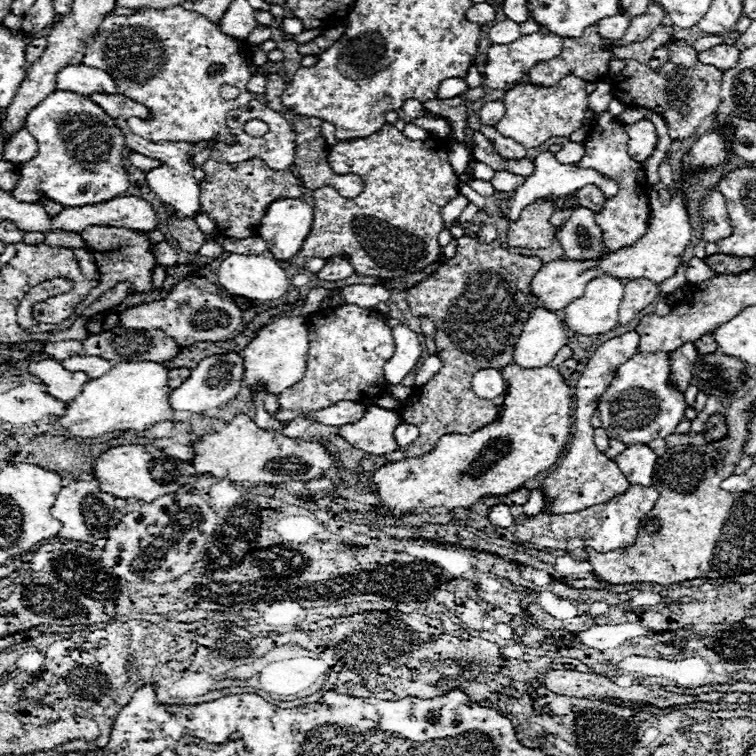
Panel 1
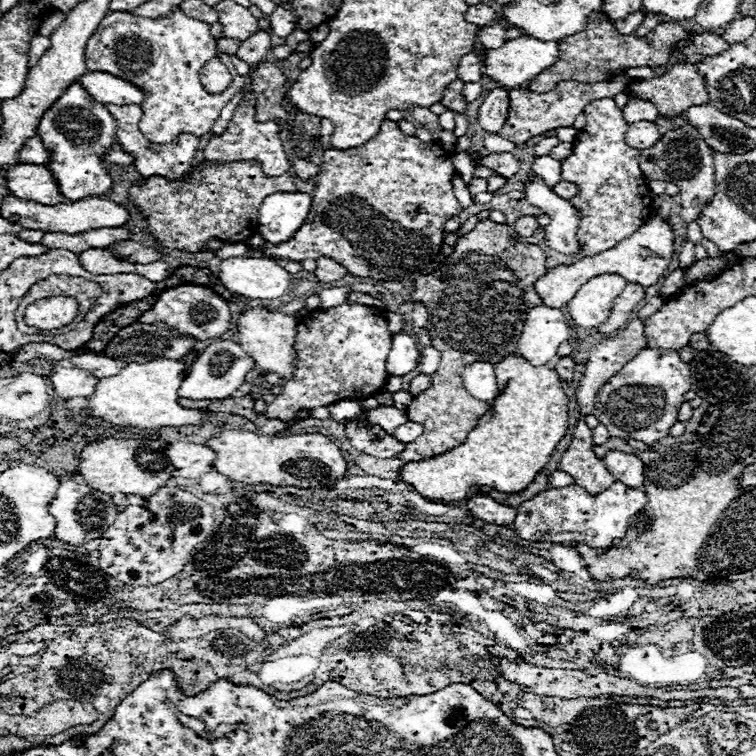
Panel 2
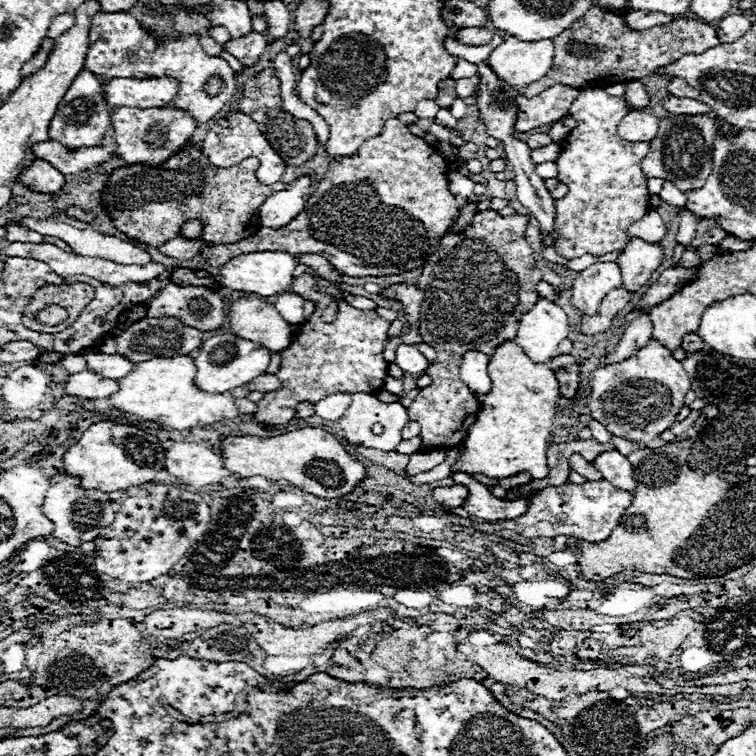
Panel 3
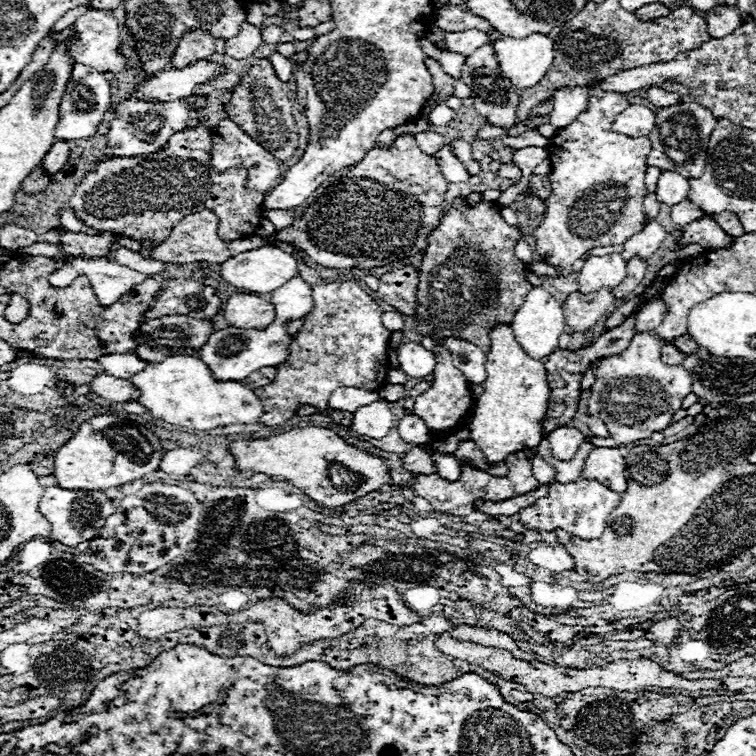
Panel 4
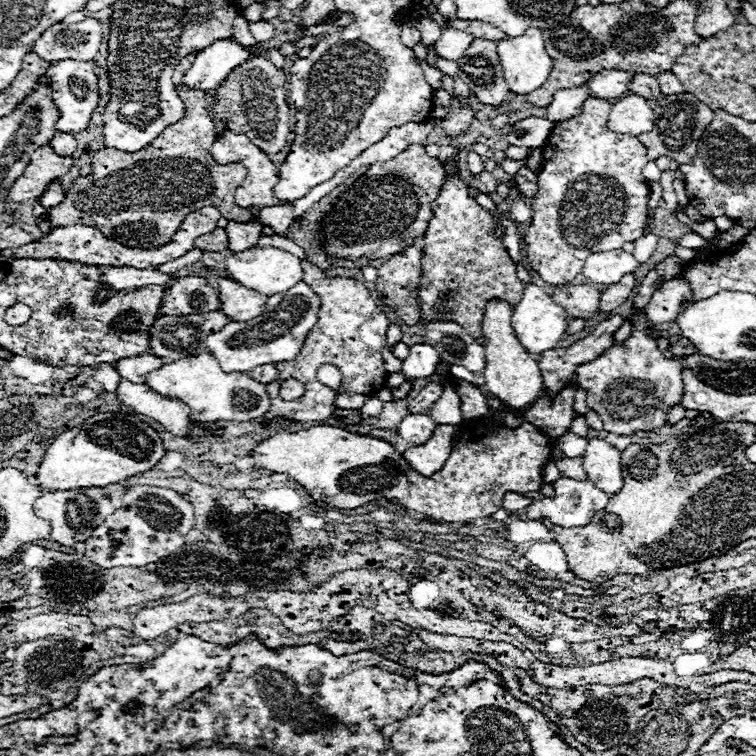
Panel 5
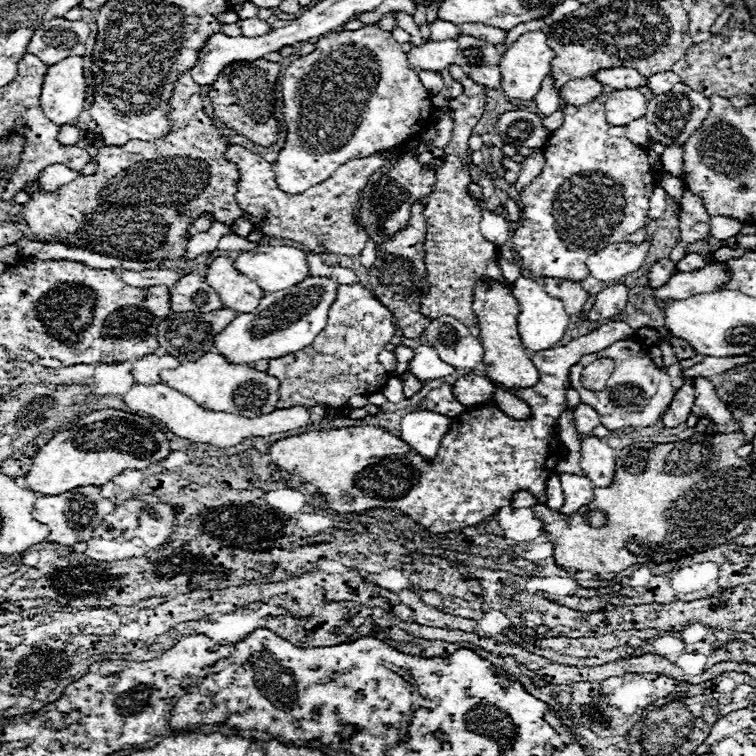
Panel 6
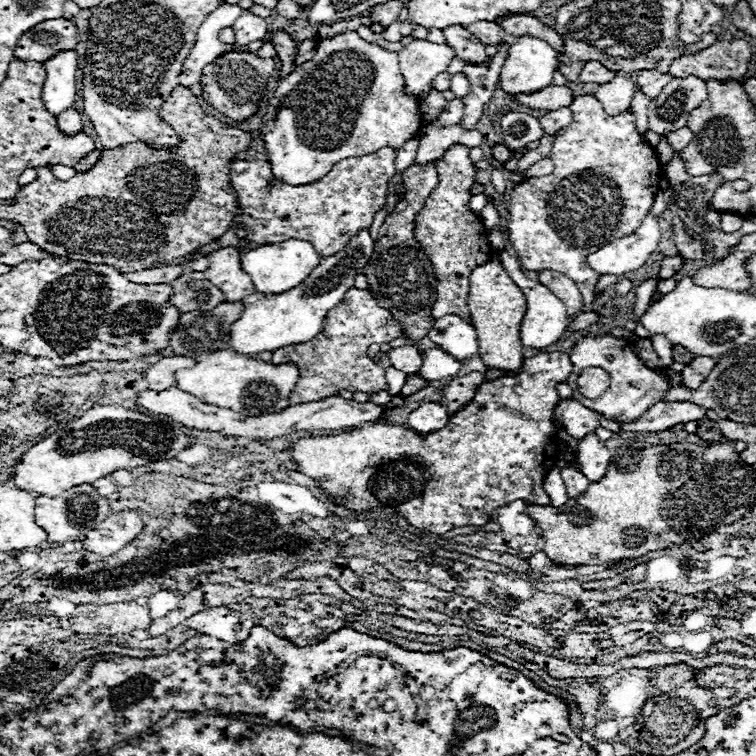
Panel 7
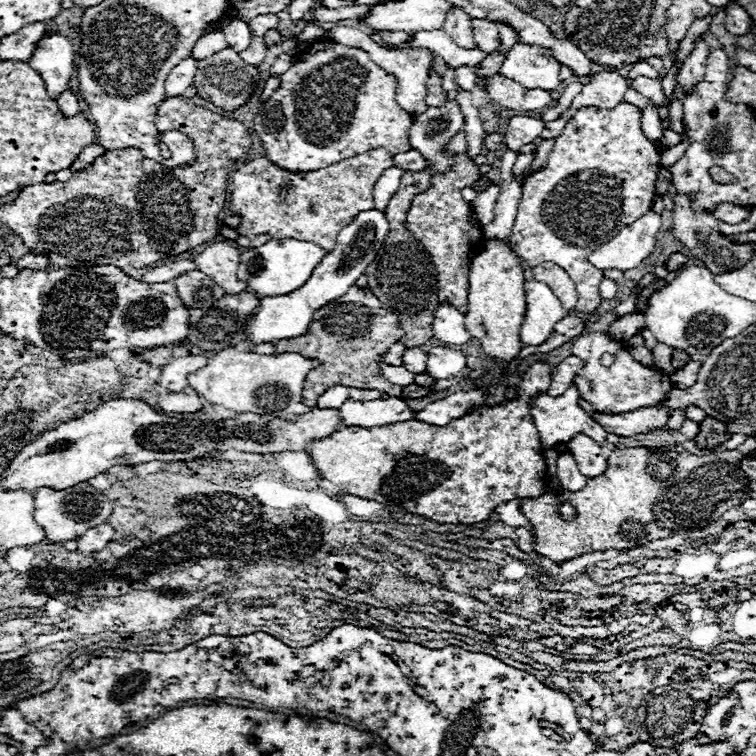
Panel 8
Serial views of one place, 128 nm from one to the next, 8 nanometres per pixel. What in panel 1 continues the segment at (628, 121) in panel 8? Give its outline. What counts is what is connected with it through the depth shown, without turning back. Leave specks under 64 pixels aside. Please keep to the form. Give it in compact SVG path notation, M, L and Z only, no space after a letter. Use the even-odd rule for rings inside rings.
M608 82L596 84L596 92L590 94L590 108L596 110L596 118L590 122L590 134L584 140L586 154L576 166L594 168L594 170L602 172L604 176L614 178L620 184L620 192L614 198L606 200L602 212L594 214L596 224L602 228L602 238L604 238L606 248L616 252L624 246L634 246L640 240L640 236L644 236L644 232L648 228L648 218L650 218L650 206L648 206L650 186L644 182L642 166L638 162L634 162L626 152L628 136L626 136L622 124L606 112L612 98L614 98L612 86Z

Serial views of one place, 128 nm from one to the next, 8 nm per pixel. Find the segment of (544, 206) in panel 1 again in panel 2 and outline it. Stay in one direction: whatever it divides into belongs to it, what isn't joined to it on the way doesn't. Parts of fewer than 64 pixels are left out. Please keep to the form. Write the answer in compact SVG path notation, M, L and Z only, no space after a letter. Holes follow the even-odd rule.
M520 216L520 218L514 222L514 232L516 232L516 236L520 236L520 238L534 236L536 230L538 230L538 220L536 220L536 216Z

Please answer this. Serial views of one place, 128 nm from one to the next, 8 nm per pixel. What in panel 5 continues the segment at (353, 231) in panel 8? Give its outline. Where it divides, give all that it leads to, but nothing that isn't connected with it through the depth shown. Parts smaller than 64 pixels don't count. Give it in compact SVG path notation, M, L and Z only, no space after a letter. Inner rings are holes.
M300 282L288 292L268 296L266 310L262 316L248 322L228 322L220 332L208 336L206 350L218 360L224 372L250 372L262 364L290 362L298 356L306 334L318 322L320 298L316 292Z

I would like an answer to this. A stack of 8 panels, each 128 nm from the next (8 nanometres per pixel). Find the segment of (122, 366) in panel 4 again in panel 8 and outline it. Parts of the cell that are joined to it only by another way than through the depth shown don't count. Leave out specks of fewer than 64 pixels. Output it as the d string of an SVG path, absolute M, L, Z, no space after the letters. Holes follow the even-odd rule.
M180 356L160 368L158 386L168 392L182 392L188 386L188 374L204 368L208 360L204 356Z

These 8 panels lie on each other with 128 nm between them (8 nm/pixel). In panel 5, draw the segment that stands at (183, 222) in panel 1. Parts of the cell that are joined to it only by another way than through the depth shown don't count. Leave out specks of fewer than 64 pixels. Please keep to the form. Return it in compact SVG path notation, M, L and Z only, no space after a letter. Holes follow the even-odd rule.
M190 52L184 60L180 60L172 76L178 96L186 106L184 118L168 126L160 138L156 138L148 148L142 148L138 152L128 154L112 148L98 150L92 156L92 172L88 176L78 176L64 202L48 210L54 228L60 224L92 224L94 228L104 232L104 236L114 238L124 246L158 248L170 242L186 214L196 212L204 206L218 208L222 218L232 222L246 224L252 220L252 208L242 208L234 202L234 190L244 180L246 168L242 164L222 166L212 158L210 146L216 142L216 128L206 110L206 92L188 90L182 86L184 70L192 66L196 56L198 52ZM156 160L158 164L170 164L162 166L172 168L168 170L170 176L154 176ZM215 229L214 232L197 238L194 246L204 251L223 251L228 248L227 233L225 229Z

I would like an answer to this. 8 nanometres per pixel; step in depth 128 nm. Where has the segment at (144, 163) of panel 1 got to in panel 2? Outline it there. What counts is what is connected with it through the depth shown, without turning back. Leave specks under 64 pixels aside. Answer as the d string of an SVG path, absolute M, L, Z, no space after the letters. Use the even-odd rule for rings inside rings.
M110 150L110 152L106 154L106 162L130 166L130 164L134 164L134 158L132 158L128 152L124 152L124 150Z

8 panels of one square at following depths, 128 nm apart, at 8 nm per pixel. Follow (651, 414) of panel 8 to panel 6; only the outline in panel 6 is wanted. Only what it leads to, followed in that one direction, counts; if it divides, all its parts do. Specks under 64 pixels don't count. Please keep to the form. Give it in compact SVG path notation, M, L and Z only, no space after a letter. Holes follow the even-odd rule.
M696 376L694 388L696 388L696 400L692 404L692 414L696 414L698 418L710 418L716 424L734 422L728 404L716 394L716 386L708 378Z

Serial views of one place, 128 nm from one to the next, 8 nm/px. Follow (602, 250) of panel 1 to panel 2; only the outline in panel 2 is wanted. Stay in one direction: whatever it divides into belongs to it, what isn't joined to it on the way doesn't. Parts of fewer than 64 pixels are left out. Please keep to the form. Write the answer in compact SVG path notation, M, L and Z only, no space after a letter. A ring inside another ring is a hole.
M536 178L532 184L526 182L524 196L530 204L538 206L548 214L550 226L544 228L546 232L546 244L552 250L558 250L562 254L578 254L580 242L578 242L578 226L580 226L580 210L574 208L568 200L556 196L552 190L548 190L540 178Z

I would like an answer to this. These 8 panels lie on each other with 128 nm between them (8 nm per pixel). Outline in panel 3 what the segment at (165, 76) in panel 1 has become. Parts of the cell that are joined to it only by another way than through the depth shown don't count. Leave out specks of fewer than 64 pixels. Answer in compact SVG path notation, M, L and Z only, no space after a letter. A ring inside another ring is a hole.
M98 12L92 18L90 34L96 38L90 40L90 46L86 52L86 70L102 78L136 76L144 80L148 76L172 76L180 82L180 88L170 106L186 110L196 122L204 124L212 120L230 102L230 98L238 90L234 70L222 58L212 58L204 54L204 48L200 46L198 36L182 34L176 40L170 40L164 36L158 42L154 34L150 34L134 16L126 12ZM212 74L220 74L226 82L226 88L214 98L204 92L206 80Z

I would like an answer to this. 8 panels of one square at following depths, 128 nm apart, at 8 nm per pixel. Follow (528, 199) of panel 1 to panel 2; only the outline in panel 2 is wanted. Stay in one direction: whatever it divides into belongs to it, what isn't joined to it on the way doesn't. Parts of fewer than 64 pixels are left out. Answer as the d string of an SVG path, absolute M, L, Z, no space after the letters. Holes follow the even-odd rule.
M538 156L532 166L530 172L534 176L540 176L548 188L554 188L558 182L562 182L562 162L554 160L552 156Z

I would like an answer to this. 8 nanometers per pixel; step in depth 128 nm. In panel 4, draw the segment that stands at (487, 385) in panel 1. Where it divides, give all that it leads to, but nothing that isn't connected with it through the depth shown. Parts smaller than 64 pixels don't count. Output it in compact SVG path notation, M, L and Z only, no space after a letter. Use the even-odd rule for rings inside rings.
M448 338L446 340L448 350L452 352L452 362L456 364L458 370L466 376L470 384L484 384L486 380L486 354L472 342L458 340L458 338Z

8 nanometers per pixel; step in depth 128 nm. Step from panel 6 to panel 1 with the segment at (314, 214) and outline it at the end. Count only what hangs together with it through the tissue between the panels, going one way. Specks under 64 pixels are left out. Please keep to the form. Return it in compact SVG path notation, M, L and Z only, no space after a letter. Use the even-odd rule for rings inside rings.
M252 100L248 102L244 108L236 108L232 112L228 112L226 116L226 122L228 122L228 128L232 130L232 134L238 136L238 144L234 146L226 146L226 144L214 144L214 152L212 152L212 160L218 160L218 162L244 162L244 160L250 160L250 158L260 158L264 160L272 170L286 170L294 164L294 140L296 140L296 132L292 130L292 124L288 124L286 118L282 118L278 112L274 112L272 108L268 108L264 102L258 102L258 100ZM252 118L260 118L268 124L268 134L266 136L248 136L244 132L244 122L246 120L252 120Z

